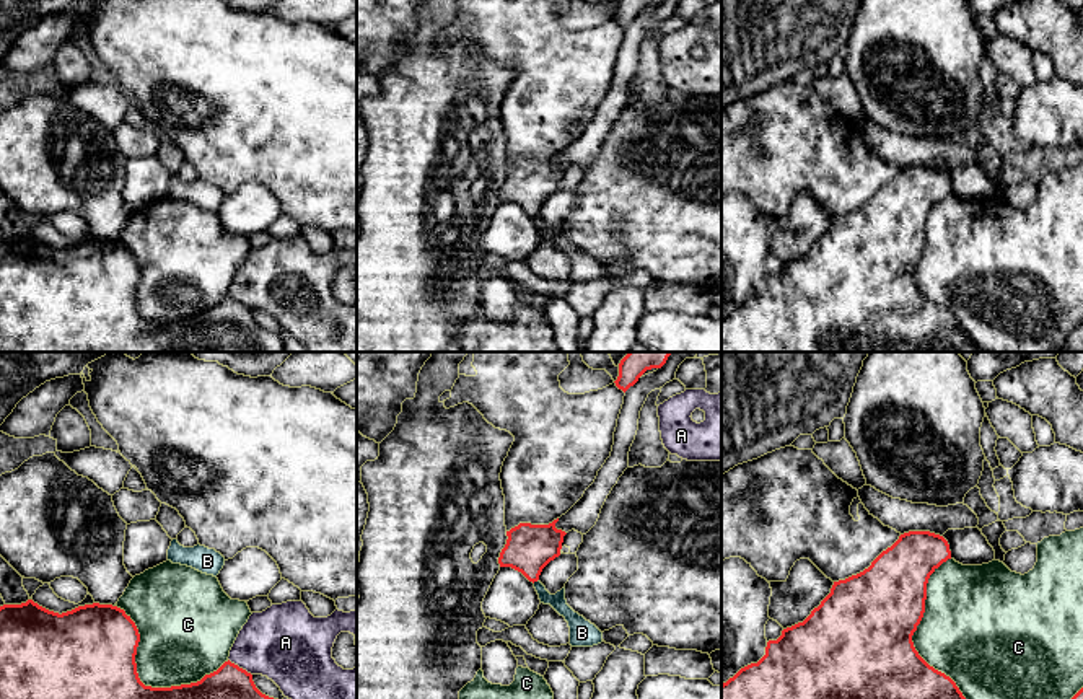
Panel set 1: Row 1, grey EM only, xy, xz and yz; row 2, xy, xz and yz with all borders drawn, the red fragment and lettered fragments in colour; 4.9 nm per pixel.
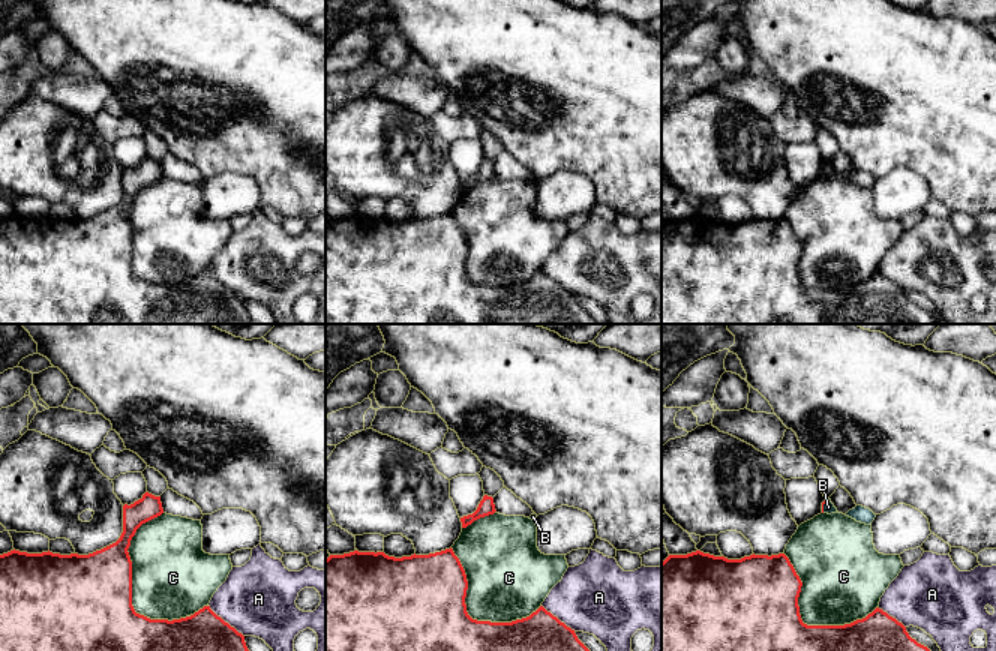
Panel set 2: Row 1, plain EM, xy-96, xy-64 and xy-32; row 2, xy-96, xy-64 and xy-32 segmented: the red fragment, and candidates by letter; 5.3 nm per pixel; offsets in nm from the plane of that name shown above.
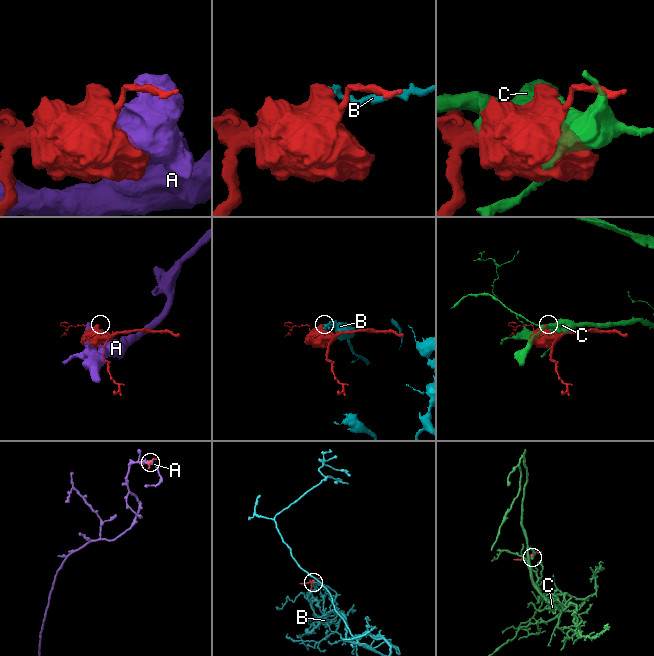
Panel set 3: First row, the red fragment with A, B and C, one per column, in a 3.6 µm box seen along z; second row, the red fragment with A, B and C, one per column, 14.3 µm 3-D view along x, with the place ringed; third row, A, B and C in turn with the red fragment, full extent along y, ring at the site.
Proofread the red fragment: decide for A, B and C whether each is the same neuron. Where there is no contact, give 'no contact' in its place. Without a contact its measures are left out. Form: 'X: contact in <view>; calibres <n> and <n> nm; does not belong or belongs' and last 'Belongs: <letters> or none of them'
A: contact in xy; calibres 420 and 360 nm; does not belong
B: contact in xz; calibres 240 and 80 nm; does not belong
C: contact in yz; calibres 500 and 420 nm; does not belong
Belongs: none of them

